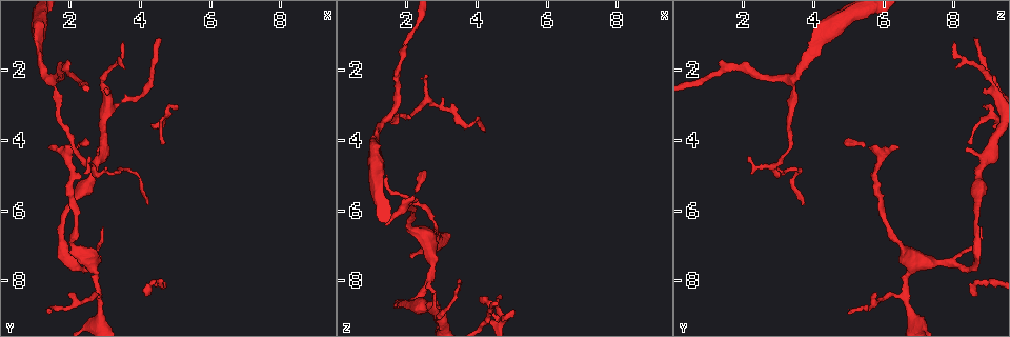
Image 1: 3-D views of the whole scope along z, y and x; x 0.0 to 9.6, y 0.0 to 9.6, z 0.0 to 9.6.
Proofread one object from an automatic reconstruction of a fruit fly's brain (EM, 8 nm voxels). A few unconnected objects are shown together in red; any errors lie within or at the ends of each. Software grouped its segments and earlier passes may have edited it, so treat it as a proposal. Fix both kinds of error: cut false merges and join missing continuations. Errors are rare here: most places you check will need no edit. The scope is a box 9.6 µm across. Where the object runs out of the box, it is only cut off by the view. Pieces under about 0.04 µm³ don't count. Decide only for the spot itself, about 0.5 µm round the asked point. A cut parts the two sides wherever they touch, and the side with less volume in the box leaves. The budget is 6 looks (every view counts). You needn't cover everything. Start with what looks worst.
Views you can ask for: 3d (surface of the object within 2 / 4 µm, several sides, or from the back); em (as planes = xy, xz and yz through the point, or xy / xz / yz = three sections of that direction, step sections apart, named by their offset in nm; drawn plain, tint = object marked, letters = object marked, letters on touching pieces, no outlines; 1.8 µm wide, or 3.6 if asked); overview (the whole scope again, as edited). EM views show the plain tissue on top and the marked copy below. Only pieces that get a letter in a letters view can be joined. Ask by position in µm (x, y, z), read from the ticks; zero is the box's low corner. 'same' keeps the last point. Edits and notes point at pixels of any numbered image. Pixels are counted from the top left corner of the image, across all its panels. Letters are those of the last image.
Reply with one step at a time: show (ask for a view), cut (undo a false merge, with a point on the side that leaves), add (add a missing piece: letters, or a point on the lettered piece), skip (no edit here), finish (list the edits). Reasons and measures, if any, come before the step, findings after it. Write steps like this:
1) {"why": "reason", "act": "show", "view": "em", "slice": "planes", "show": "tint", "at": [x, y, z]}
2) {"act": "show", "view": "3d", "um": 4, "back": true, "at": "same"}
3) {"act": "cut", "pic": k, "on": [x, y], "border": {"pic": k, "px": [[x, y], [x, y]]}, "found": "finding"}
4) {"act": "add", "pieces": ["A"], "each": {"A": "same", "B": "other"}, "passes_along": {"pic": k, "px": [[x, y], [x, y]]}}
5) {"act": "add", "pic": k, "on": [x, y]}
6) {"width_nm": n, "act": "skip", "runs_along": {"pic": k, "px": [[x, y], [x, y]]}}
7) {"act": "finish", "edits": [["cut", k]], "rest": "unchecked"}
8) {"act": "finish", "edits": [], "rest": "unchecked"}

{"why": "branch stops here", "act": "show", "view": "em", "slice": "planes", "show": "tint", "at": [2.80, 4.25, 8.35]}

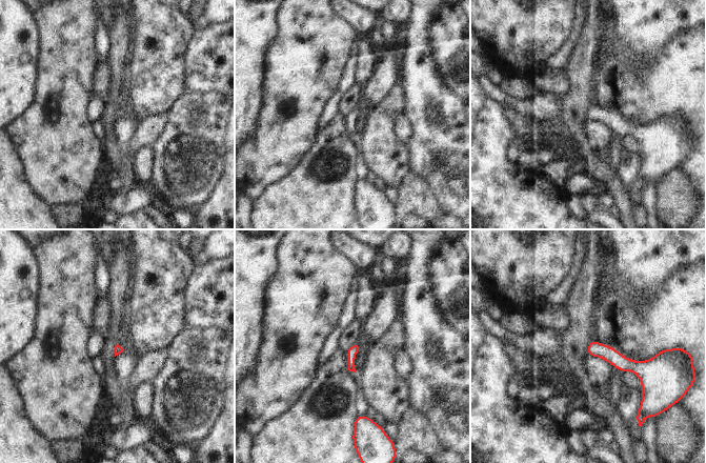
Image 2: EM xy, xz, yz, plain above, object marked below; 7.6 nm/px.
{"why": "see the neighbours", "act": "show", "view": "em", "slice": "planes", "show": "letters", "at": "same"}

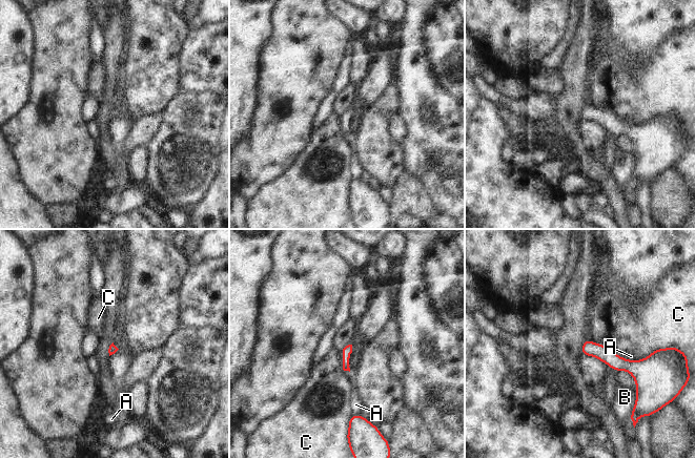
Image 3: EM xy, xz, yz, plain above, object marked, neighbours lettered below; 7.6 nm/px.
{"longest_contact_nm": ["B", 260], "act": "skip", "each": {"A": "other", "B": "other", "C": "other"}, "runs_along": {"pic": 3, "px": [[584, 348], [622, 365], [644, 362]]}, "found": "no lettered piece goes on from it"}

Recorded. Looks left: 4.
{"why": "thin end", "act": "show", "view": "em", "slice": "xz", "step": 4, "show": "letters", "at": [1.40, 8.95, 5.05]}

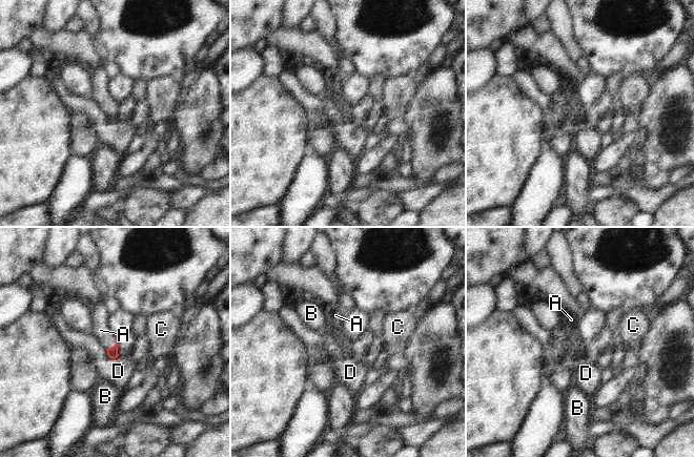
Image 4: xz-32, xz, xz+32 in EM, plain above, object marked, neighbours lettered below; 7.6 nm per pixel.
{"longest_contact_nm": ["D", 120], "act": "add", "pieces": ["A"], "each": {"A": "same", "B": "other", "C": "other", "D": "other"}, "passes_along": {"pic": 4, "px": [[113, 352], [114, 346], [100, 330]]}, "found": "it goes on there"}

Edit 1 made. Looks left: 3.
{"why": "an open end", "act": "show", "view": "em", "slice": "planes", "show": "letters", "at": [1.45, 4.30, 6.50]}

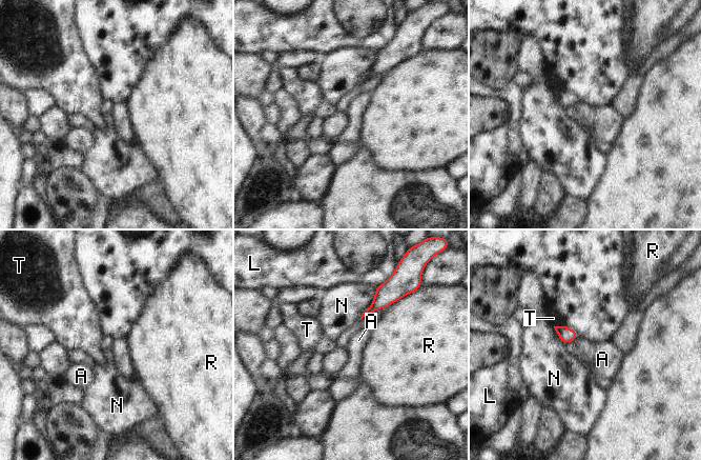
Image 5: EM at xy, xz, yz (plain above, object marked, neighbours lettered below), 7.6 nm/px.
{"act": "skip", "each": {"A": "other", "L": "other", "N": "other", "R": "other", "T": "other"}, "border": {"pic": 5, "px": [[579, 337], [572, 341]]}, "found": "none of them fits"}

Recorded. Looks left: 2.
{"act": "finish", "edits": [["add", 4]], "rest": "unchecked"}

